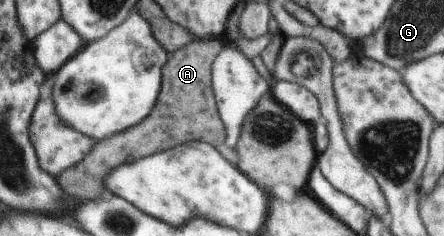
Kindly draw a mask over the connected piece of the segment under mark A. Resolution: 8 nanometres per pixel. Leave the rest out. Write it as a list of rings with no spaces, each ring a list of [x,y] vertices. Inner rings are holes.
[[[199,38],[192,41],[189,47],[171,53],[164,67],[163,91],[150,117],[122,134],[97,141],[91,154],[83,158],[79,165],[58,176],[66,193],[80,200],[99,200],[103,191],[107,191],[107,176],[116,167],[167,151],[168,148],[199,143],[199,140],[212,144],[223,143],[226,127],[220,119],[214,96],[212,65],[219,51],[227,44],[225,38]]]

